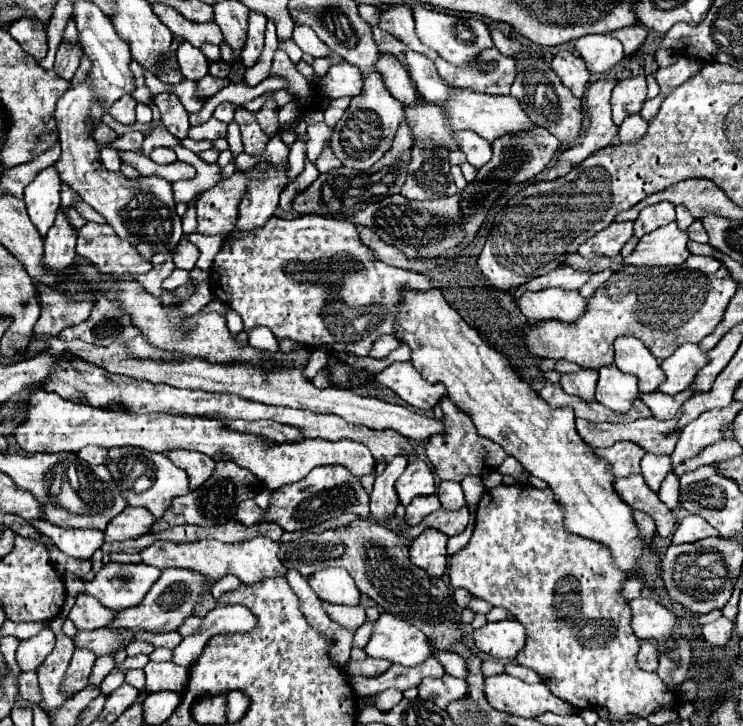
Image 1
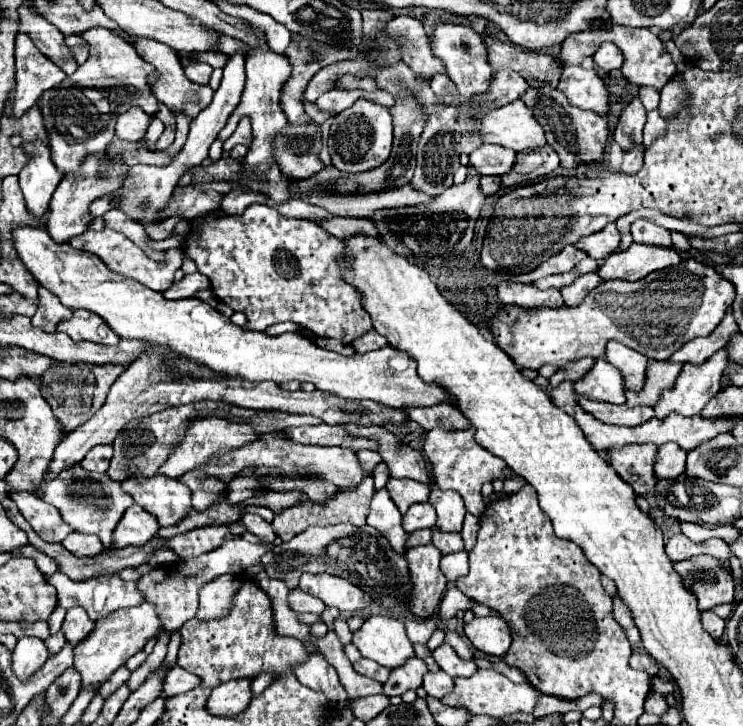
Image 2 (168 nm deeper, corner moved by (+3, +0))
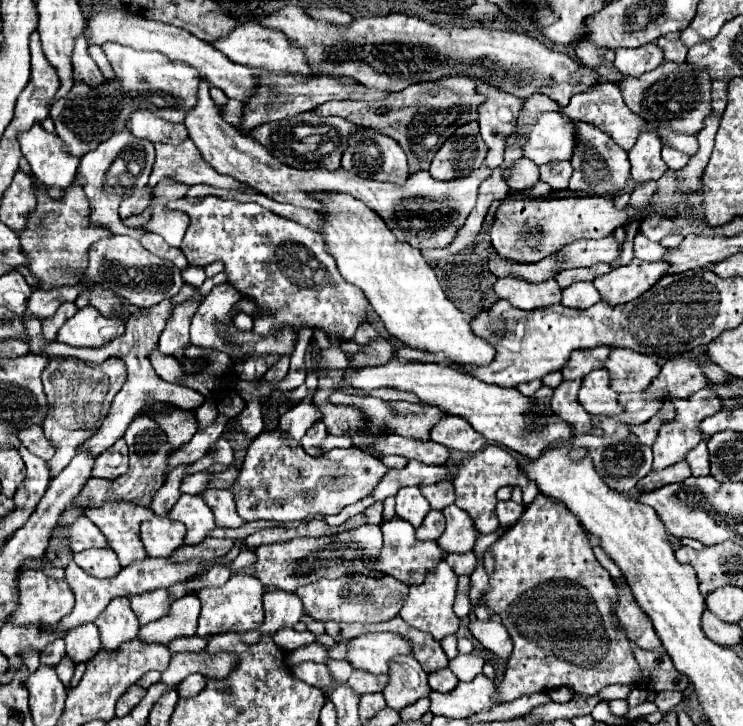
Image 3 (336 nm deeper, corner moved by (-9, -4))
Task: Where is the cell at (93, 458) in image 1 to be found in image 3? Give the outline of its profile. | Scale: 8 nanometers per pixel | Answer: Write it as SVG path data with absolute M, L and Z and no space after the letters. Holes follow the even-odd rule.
M121 438L96 458L92 476L112 480L124 474L126 468L129 468L129 450L125 440Z

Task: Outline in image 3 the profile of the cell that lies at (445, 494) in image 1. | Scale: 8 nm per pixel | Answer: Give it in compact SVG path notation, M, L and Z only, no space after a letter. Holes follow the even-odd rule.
M454 504L444 508L442 512L446 516L446 530L438 538L438 546L444 548L446 552L458 552L458 554L472 550L478 532L468 512L464 512Z

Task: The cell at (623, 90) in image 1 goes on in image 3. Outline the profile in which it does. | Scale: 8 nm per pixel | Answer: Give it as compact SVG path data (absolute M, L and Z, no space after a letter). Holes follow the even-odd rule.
M654 130L640 132L634 148L628 152L634 182L658 180L666 172L668 166L660 158L660 148L662 148L662 142Z

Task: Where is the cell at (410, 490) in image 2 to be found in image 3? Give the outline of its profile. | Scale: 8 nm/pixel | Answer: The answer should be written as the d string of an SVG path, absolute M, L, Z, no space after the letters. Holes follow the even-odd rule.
M418 486L400 488L400 492L396 494L396 516L408 520L414 528L418 528L428 512L430 504Z

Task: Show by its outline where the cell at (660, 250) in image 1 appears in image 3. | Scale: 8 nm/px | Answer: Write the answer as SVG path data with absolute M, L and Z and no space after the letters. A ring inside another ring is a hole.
M634 258L630 264L616 266L612 272L596 278L594 286L608 304L616 306L644 294L666 272L668 272L668 262L662 262L662 260L646 262L646 260Z

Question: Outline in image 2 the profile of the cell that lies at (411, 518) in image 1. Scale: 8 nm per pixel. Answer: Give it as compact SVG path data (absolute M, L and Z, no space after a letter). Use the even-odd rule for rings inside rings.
M424 502L424 504L414 504L402 518L402 528L410 534L422 528L432 528L436 524L436 510Z

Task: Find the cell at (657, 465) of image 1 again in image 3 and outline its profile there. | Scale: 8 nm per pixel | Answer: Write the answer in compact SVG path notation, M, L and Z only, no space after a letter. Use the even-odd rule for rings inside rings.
M700 440L700 444L686 454L686 462L688 462L690 468L692 468L692 476L706 476L706 474L710 474L706 440Z

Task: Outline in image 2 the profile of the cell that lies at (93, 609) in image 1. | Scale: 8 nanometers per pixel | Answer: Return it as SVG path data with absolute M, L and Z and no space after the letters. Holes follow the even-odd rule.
M70 608L66 612L66 618L62 622L62 632L66 636L66 640L76 646L78 642L82 642L94 628L94 622L88 618L88 614L84 612L84 608Z

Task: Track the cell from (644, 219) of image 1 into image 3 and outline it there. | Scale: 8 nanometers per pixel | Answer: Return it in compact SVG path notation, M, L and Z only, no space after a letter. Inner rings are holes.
M642 232L636 234L636 238L634 238L634 256L636 258L646 260L646 262L656 262L656 260L662 260L666 256L666 252L672 252L672 248L666 248L660 242L648 240Z

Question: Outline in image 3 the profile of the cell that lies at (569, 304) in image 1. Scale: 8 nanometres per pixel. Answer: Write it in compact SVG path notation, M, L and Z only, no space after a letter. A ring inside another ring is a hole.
M498 278L494 284L494 292L498 298L508 300L512 306L522 310L536 310L550 304L560 304L562 288L556 284L554 278L546 280L544 284L530 284L518 278Z

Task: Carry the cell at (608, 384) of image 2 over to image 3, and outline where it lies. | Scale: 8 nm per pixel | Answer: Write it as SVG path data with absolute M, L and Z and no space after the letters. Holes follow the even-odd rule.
M606 368L592 370L584 380L578 392L578 402L590 414L604 414L614 416L620 412L618 394L610 388L610 372Z

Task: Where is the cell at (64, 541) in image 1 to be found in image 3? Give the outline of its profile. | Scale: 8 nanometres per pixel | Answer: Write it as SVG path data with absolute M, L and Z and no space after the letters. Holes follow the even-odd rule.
M88 548L74 554L74 562L84 568L84 572L96 578L112 578L122 570L116 554L110 548Z

